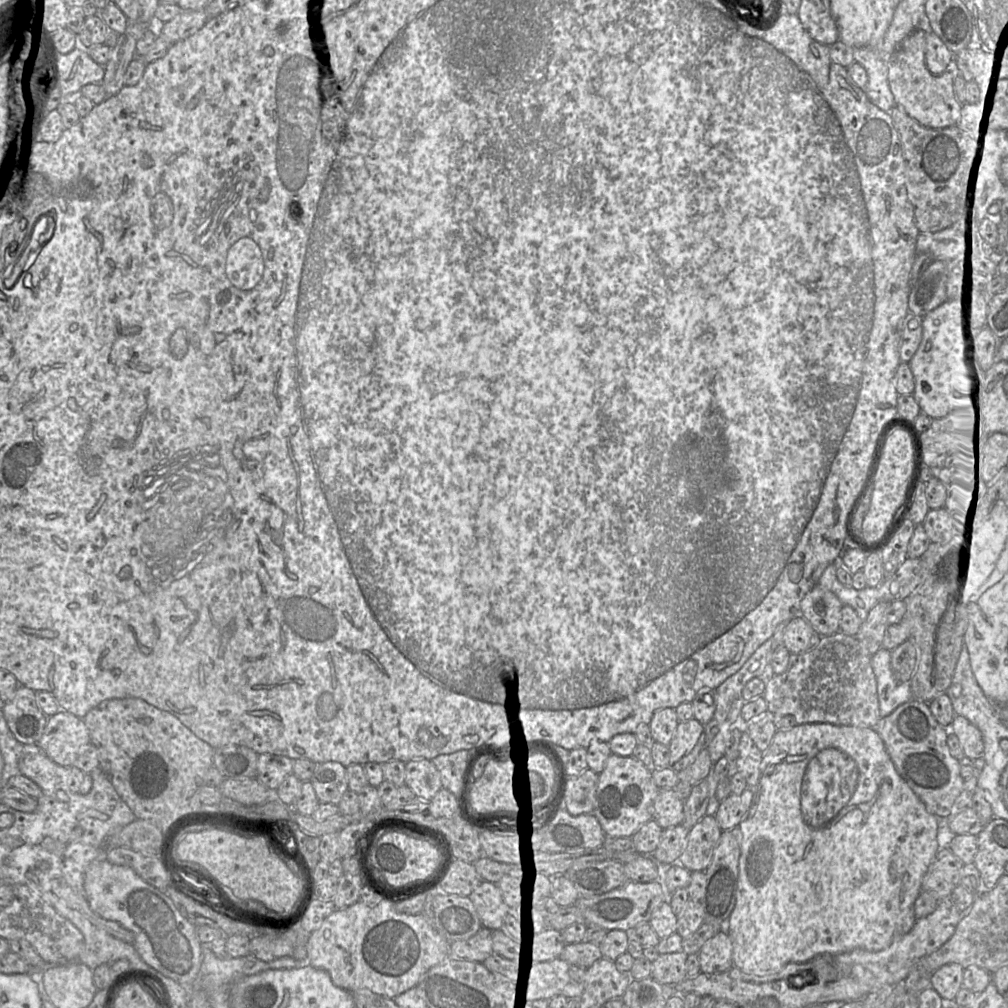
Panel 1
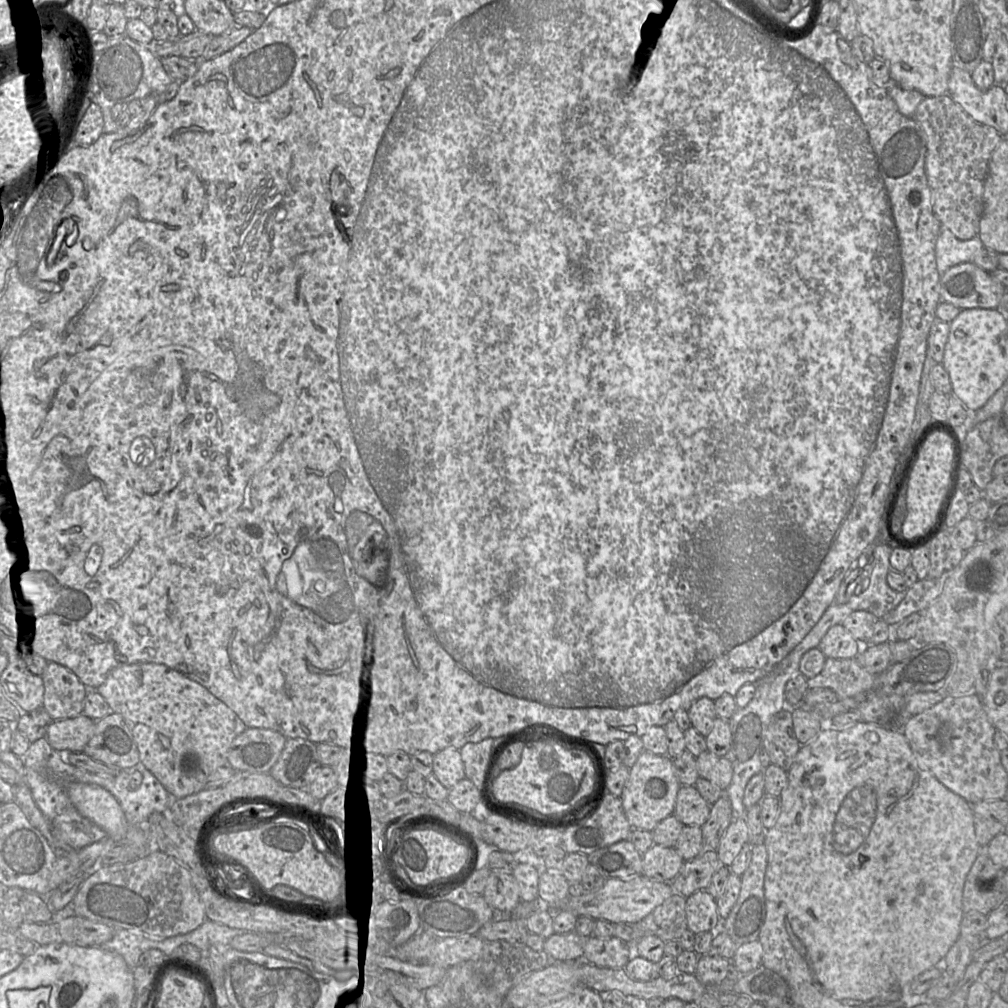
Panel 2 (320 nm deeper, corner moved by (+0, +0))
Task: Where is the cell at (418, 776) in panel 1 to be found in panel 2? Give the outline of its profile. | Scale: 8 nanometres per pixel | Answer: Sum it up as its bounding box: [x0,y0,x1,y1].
[432,748,465,790]

